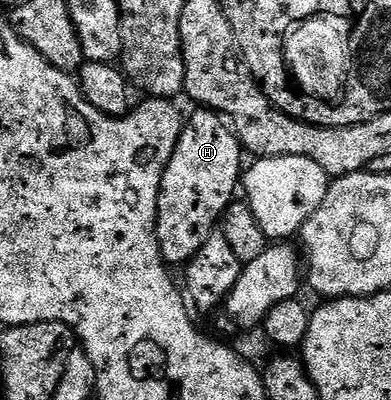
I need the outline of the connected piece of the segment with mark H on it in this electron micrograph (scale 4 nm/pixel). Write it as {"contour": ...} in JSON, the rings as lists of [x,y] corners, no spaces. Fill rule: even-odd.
{"contour":[[[196,109],[192,116],[190,114],[187,116],[184,131],[174,149],[172,159],[164,170],[158,193],[156,236],[165,263],[187,265],[196,256],[198,249],[202,249],[202,245],[206,245],[206,241],[210,241],[210,237],[217,234],[218,224],[224,218],[224,210],[234,202],[235,195],[232,194],[235,193],[236,187],[238,191],[241,186],[244,159],[246,160],[246,155],[240,146],[240,138],[226,122],[224,116],[207,109]]]}

